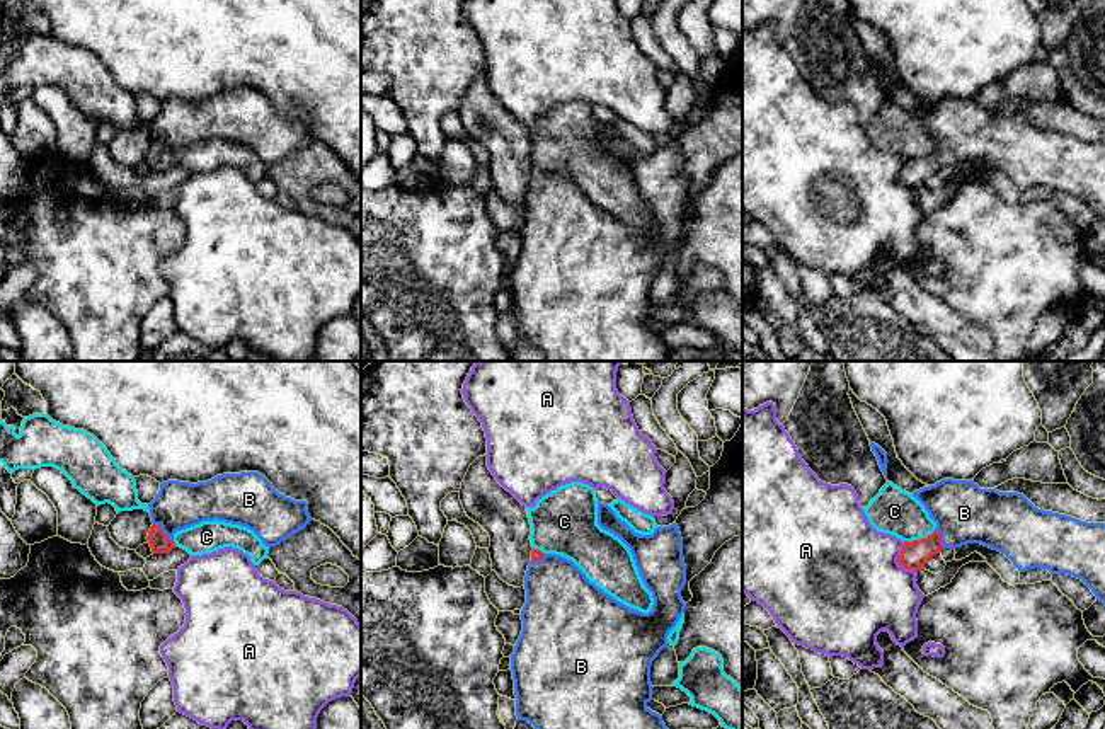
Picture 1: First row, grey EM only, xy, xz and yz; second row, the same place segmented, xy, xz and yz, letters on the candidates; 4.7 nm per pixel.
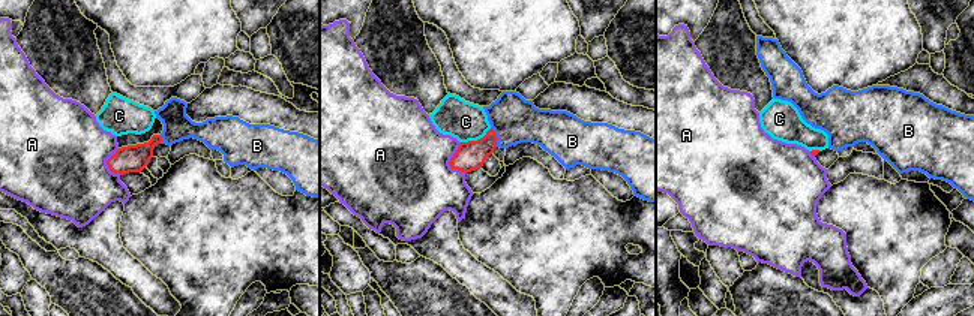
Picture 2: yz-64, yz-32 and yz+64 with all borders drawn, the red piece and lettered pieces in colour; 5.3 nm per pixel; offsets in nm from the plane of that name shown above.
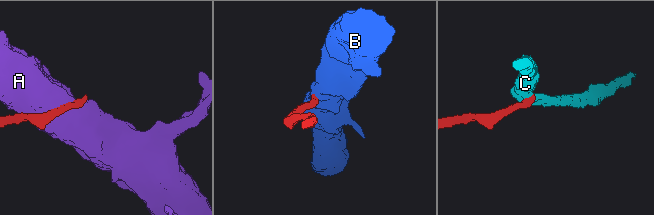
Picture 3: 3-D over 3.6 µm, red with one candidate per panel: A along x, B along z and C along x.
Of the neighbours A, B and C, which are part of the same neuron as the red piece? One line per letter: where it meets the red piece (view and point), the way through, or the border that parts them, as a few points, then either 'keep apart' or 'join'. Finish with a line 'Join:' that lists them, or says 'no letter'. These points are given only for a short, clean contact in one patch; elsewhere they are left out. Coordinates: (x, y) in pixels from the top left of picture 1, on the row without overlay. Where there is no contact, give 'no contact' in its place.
A: yz (898, 179) | keep apart
B: xy (162, 150) | across xy (159, 160), (162, 150), (167, 135), (179, 123) | join
C: yz (921, 157) | along yz (935, 149), (925, 155), (904, 160) | keep apart
Join: B

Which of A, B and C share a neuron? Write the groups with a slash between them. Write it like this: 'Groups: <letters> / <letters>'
Groups: A / B / C

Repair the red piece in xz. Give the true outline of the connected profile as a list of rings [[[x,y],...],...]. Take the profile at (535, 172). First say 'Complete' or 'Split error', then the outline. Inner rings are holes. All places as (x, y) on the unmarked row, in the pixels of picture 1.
Split error. [[[598,119],[598,143],[618,155],[632,170],[638,192],[645,206],[652,211],[654,223],[649,232],[633,228],[594,201],[591,201],[586,192],[569,177],[555,172],[543,172],[541,169],[531,169],[531,181],[524,194],[526,221],[521,228],[523,249],[511,273],[511,290],[514,298],[514,313],[516,313],[516,334],[518,339],[528,339],[535,347],[538,347],[547,361],[667,361],[671,349],[662,341],[662,334],[652,330],[647,322],[652,319],[652,301],[650,301],[650,284],[659,271],[669,262],[667,254],[679,240],[684,232],[686,221],[681,216],[681,208],[686,203],[686,184],[683,177],[683,157],[676,141],[669,145],[657,145],[652,153],[635,152],[625,140],[621,140],[616,131],[604,121]]]

